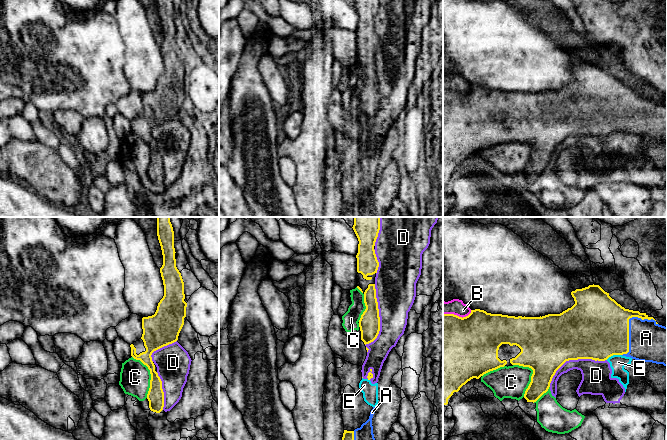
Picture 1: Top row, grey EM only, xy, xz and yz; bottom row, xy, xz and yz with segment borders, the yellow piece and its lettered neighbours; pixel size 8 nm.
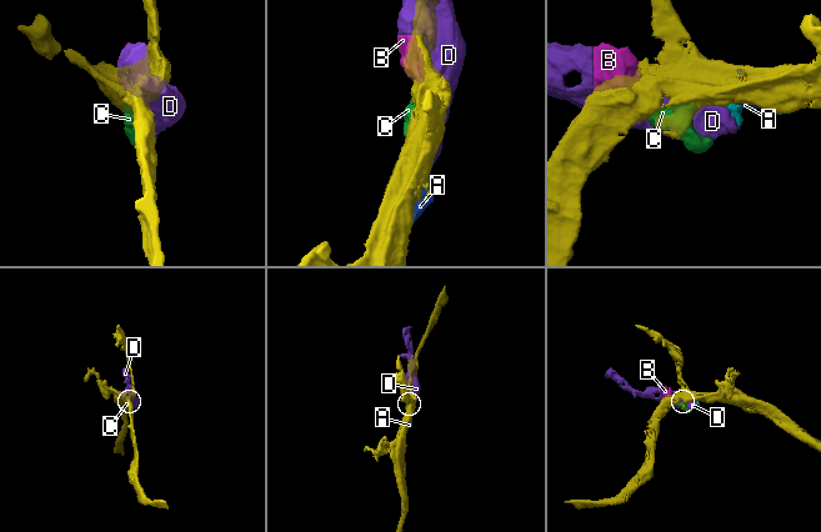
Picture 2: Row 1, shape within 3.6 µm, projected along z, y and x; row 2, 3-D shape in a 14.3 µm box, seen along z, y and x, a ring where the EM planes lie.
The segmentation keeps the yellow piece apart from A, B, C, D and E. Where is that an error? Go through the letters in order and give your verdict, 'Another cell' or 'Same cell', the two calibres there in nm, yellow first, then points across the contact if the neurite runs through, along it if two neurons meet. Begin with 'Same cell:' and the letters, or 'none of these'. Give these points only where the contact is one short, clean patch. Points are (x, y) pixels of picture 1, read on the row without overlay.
Same cell: A
A: Same cell. Thickness 500 nm (yellow) against 320 nm
B: Another cell. Thickness 500 nm (yellow) against 120 nm
C: Another cell. Thickness 140 nm (yellow) against 240 nm
D: Another cell. Thickness 170 nm (yellow) against 320 nm
E: Another cell. Thickness 500 nm (yellow) against 130 nm. Boundary: yz (621, 130), (613, 130), (606, 135)

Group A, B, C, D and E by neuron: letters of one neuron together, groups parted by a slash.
A / B C D E

